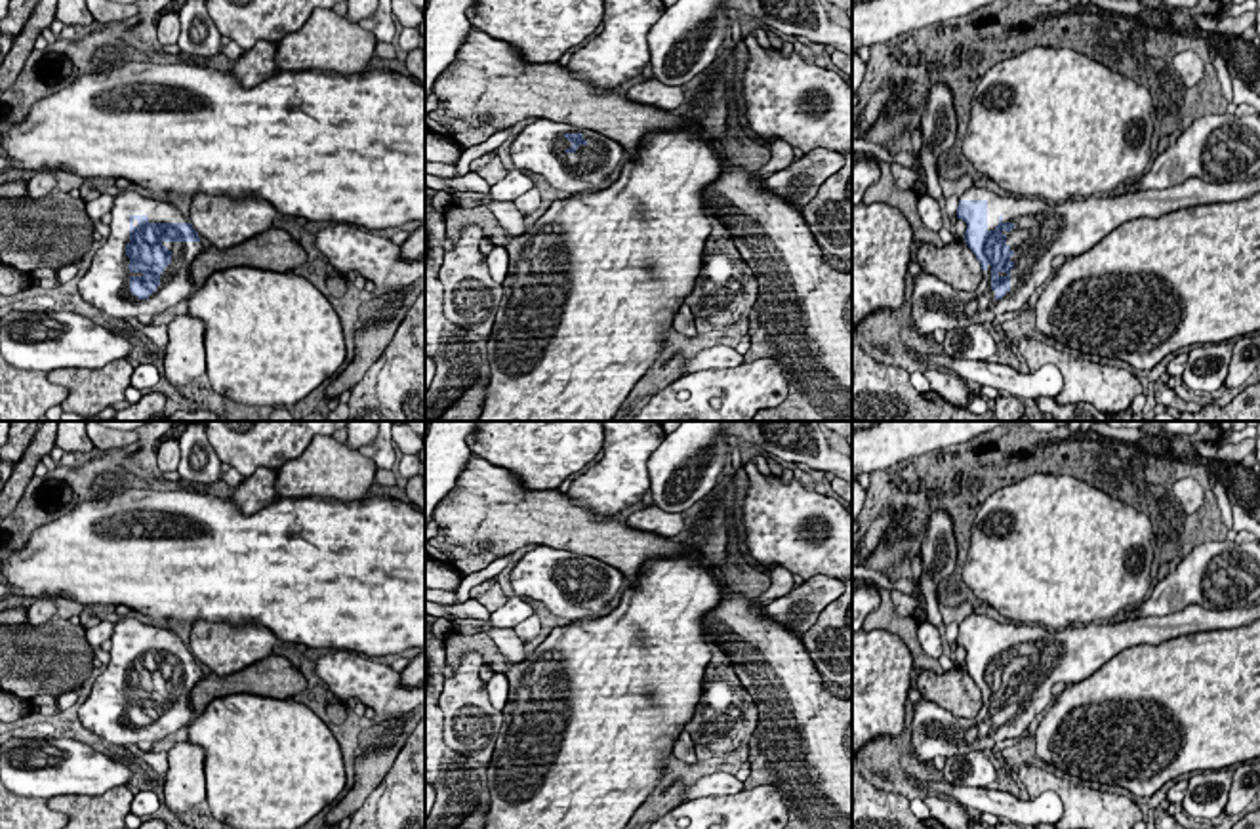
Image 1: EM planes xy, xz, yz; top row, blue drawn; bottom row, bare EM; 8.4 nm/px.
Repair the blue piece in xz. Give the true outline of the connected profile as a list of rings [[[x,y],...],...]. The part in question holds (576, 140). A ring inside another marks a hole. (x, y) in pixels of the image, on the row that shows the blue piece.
[[[536,120],[511,143],[515,170],[541,175],[551,187],[570,194],[599,189],[621,156],[623,147],[614,139],[551,120]]]

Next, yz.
[[[1191,177],[1161,191],[1121,191],[1050,206],[1035,196],[999,196],[987,187],[970,187],[959,196],[957,219],[966,223],[965,242],[982,265],[982,282],[974,292],[959,292],[921,271],[913,282],[913,330],[930,335],[987,326],[1029,301],[1050,276],[1056,255],[1077,257],[1132,219],[1235,202],[1256,192],[1260,177],[1220,185]]]

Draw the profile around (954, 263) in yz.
[[[963,240],[944,244],[921,244],[917,252],[921,271],[938,276],[959,292],[976,292],[982,282],[982,265]]]

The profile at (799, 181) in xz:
[[[820,147],[795,158],[785,170],[764,177],[762,189],[803,210],[816,198],[822,183],[843,166],[843,152]]]

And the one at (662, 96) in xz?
[[[648,80],[633,86],[625,91],[631,101],[658,107],[661,111],[673,111],[688,101],[688,95],[681,86],[667,86],[658,80]]]

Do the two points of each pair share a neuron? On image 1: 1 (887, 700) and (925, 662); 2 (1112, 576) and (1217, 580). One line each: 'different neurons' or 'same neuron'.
1: different neurons
2: different neurons

